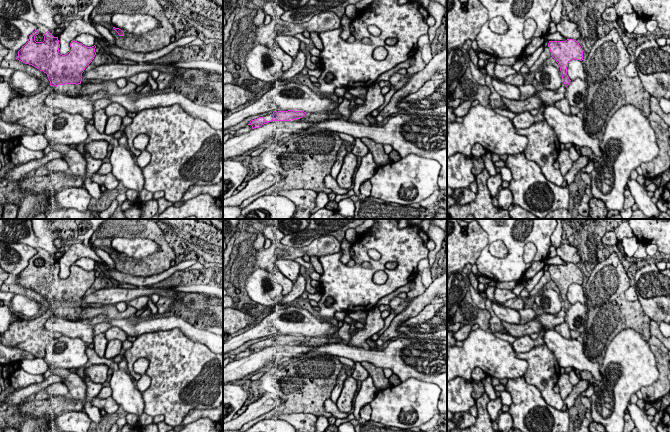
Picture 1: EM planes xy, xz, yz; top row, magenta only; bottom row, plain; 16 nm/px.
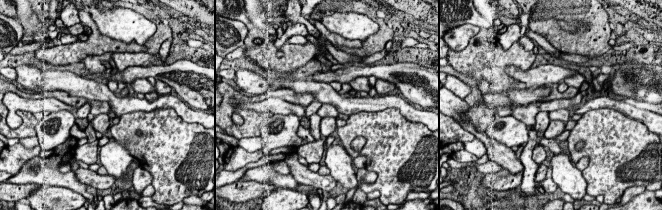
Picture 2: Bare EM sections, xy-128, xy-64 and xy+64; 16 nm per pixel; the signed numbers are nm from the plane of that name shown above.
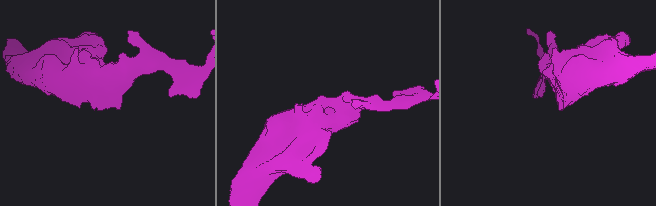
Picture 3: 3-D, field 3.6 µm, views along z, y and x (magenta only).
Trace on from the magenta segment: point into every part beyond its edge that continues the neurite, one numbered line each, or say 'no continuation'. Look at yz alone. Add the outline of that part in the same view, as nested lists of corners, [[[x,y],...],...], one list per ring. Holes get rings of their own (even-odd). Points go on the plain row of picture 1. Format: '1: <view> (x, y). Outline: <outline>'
1: yz (544, 321). Outline: [[[562,307],[561,311],[557,314],[548,314],[543,312],[540,315],[529,321],[526,324],[511,324],[502,321],[502,325],[509,335],[516,338],[524,335],[531,335],[533,333],[542,334],[544,331],[554,329],[557,325],[565,322],[566,311]]]

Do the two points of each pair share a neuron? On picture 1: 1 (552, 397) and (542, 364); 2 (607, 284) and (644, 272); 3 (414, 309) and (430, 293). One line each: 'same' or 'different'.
1: same
2: different
3: same

